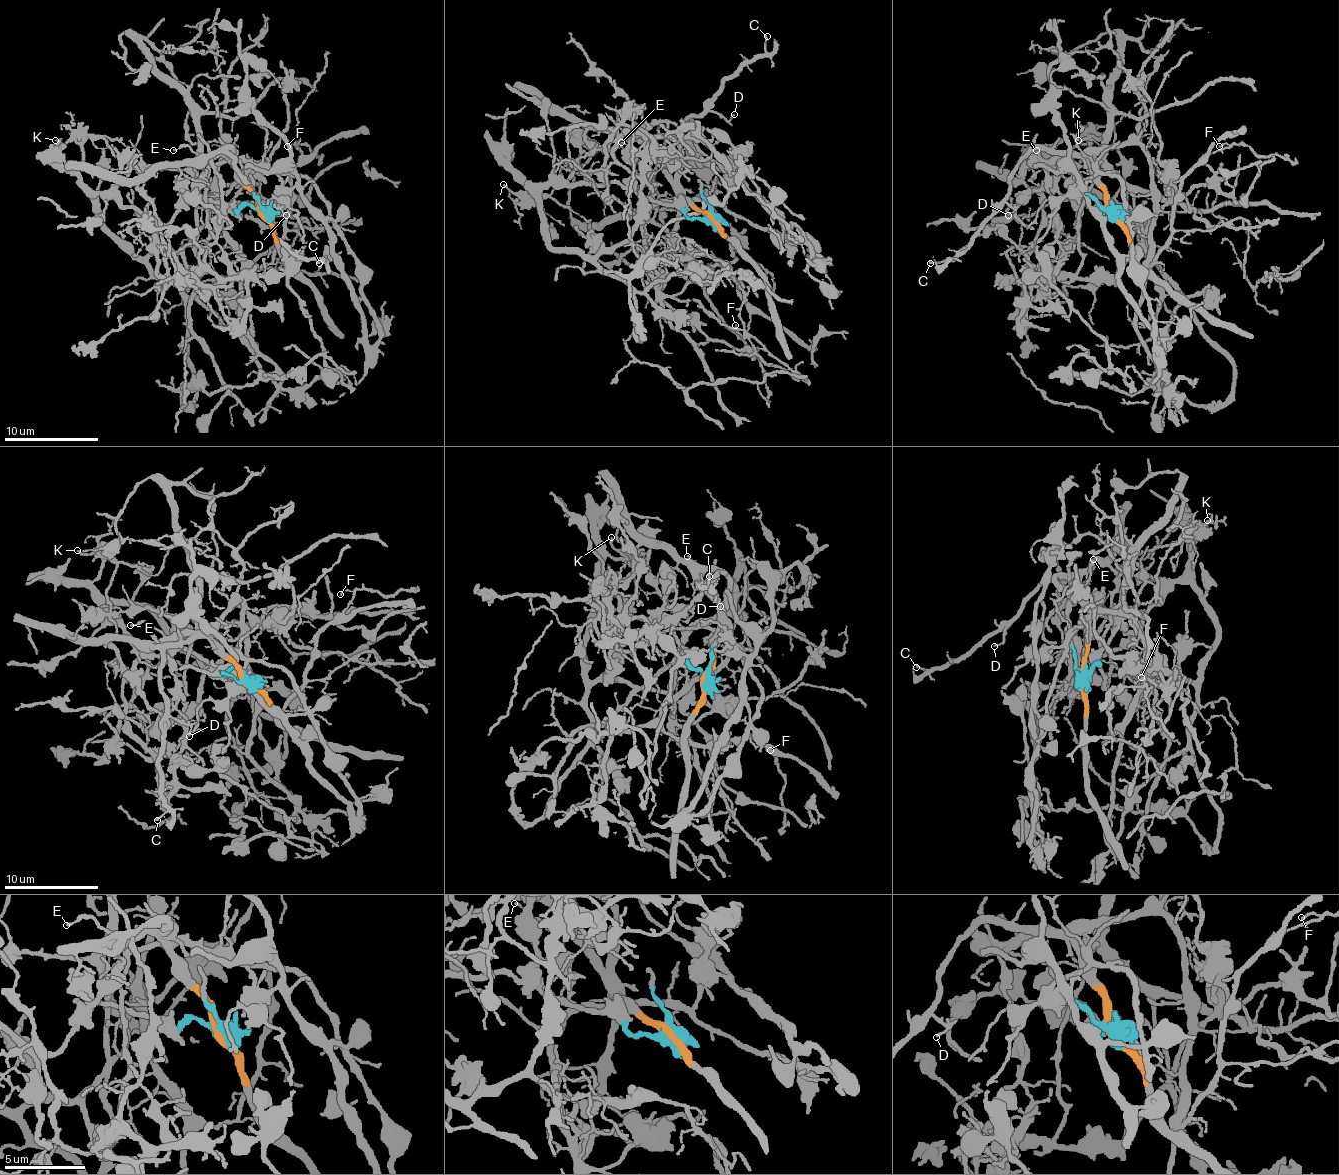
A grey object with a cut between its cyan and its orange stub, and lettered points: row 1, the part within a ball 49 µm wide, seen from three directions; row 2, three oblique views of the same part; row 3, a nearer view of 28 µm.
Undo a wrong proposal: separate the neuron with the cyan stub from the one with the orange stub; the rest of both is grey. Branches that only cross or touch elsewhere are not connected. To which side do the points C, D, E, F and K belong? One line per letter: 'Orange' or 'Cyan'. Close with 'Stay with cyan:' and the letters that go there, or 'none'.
C: Orange
D: Orange
E: Orange
F: Orange
K: Cyan
Stay with cyan: K

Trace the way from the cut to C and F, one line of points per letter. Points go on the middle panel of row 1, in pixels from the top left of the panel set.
C: (711, 219), (678, 190), (676, 137), (685, 123), (704, 108), (741, 66), (765, 52), (767, 36)
F: (711, 219), (680, 195), (673, 247), (664, 256), (713, 256), (739, 284), (751, 319), (744, 333), (734, 324)

